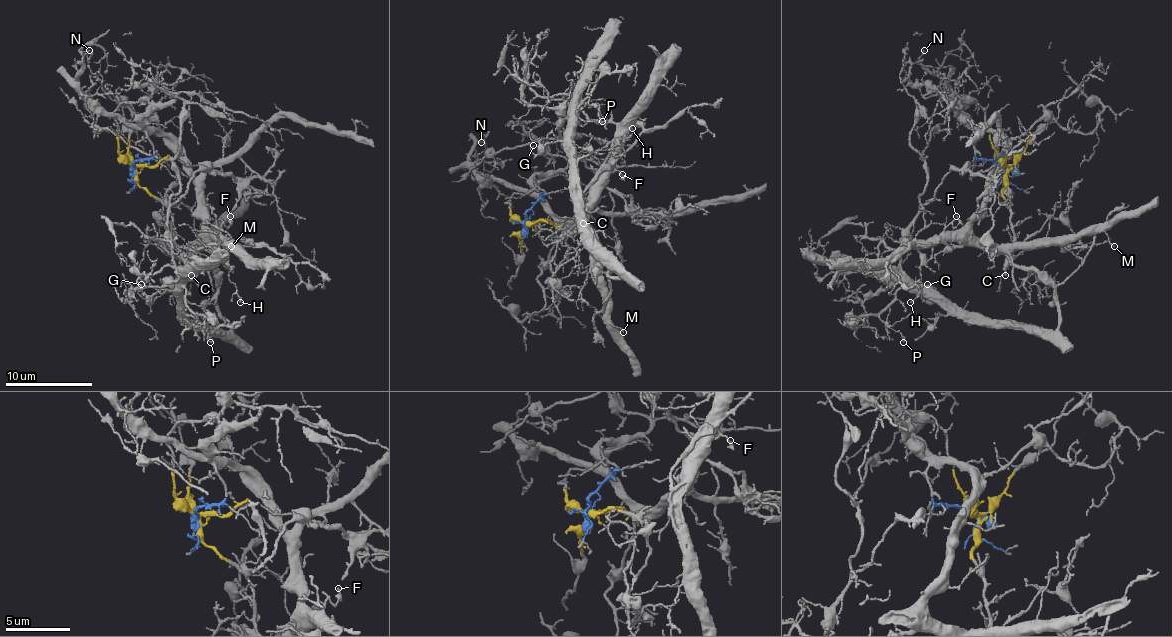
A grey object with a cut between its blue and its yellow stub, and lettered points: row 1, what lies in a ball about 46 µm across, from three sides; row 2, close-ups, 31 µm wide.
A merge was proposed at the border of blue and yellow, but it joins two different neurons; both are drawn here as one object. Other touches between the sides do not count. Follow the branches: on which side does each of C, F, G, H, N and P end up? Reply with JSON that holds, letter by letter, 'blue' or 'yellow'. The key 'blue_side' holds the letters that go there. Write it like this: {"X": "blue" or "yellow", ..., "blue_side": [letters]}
{"C": "yellow", "F": "blue", "G": "yellow", "H": "blue", "N": "blue", "P": "yellow", "blue_side": ["F", "H", "N"]}

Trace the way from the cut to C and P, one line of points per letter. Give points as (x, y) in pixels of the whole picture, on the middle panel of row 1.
C: (524, 223), (550, 221), (566, 232), (583, 223)
P: (524, 223), (587, 228), (609, 276), (622, 276), (581, 208), (577, 108), (587, 97), (603, 121)

